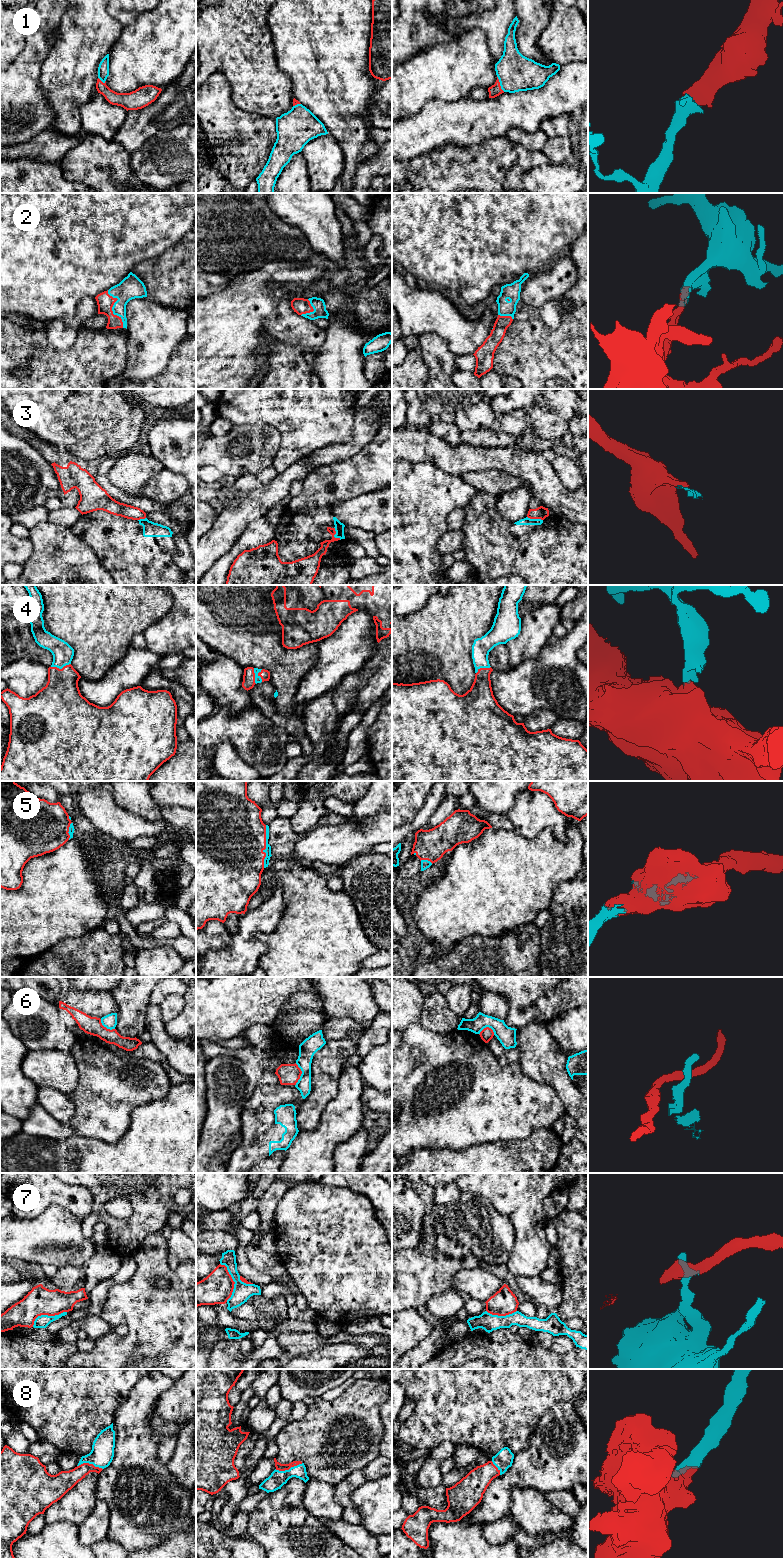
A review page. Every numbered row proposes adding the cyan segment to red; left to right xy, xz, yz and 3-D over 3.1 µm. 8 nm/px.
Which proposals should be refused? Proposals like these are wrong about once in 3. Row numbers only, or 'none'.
3, 6, 7

